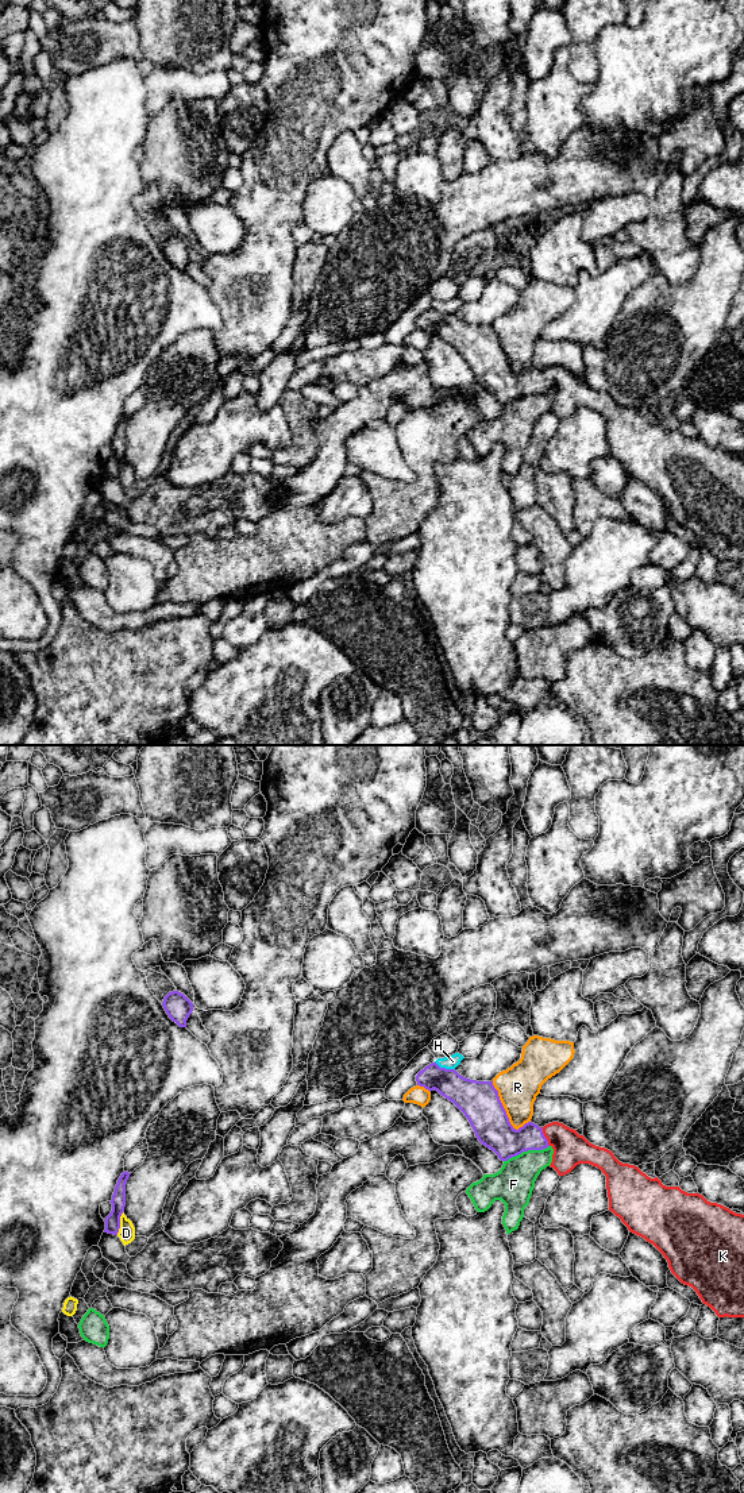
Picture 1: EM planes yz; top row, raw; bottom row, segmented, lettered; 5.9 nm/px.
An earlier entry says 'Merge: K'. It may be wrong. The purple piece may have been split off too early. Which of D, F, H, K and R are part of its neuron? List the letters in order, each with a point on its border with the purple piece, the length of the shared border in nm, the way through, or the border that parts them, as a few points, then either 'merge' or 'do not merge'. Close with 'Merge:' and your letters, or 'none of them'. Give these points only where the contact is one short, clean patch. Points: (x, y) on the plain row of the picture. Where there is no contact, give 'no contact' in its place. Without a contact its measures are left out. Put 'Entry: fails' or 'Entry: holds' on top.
Entry: holds
D: meets purple in yz at (119, 467); contact 150 nm long; do not merge
F: meets purple in yz at (525, 394); contact 280 nm long; do not merge
H: meets purple in yz at (444, 312); contact 130 nm long; do not merge
K: meets purple in yz at (544, 381); contact 130 nm long; runs through yz (507, 386), (528, 381), (544, 381), (558, 381), (570, 393); merge
R: meets purple in yz at (505, 357); contact 340 nm long; do not merge
Merge: K

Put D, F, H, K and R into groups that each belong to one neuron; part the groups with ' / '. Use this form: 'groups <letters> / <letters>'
groups D / F / H / K / R

